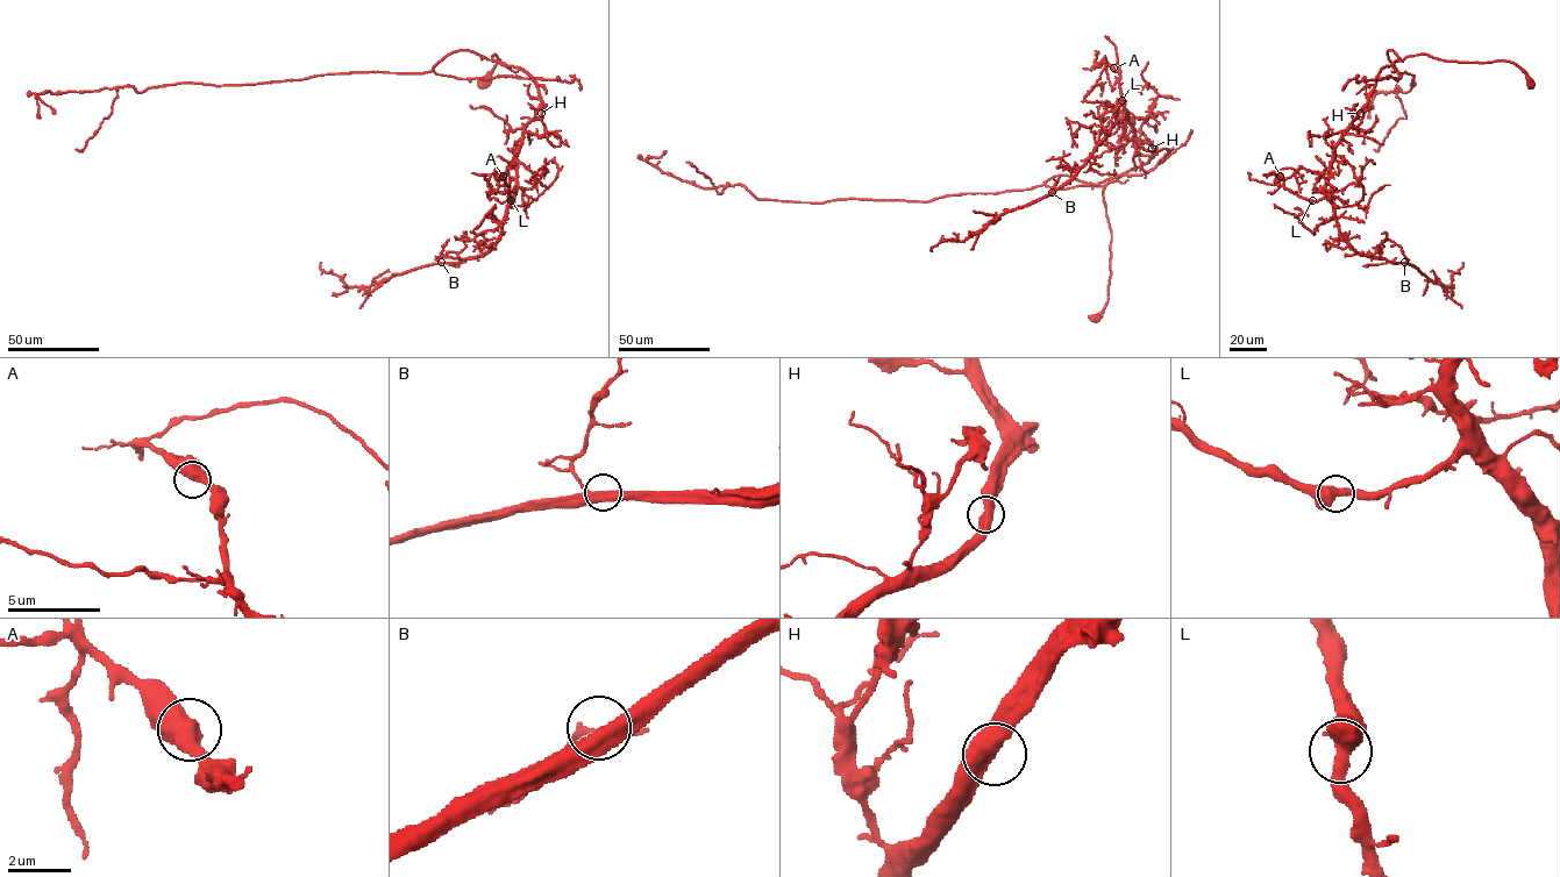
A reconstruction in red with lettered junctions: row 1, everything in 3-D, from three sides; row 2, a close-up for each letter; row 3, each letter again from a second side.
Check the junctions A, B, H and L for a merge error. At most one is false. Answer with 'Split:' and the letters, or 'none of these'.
Split: none of these

